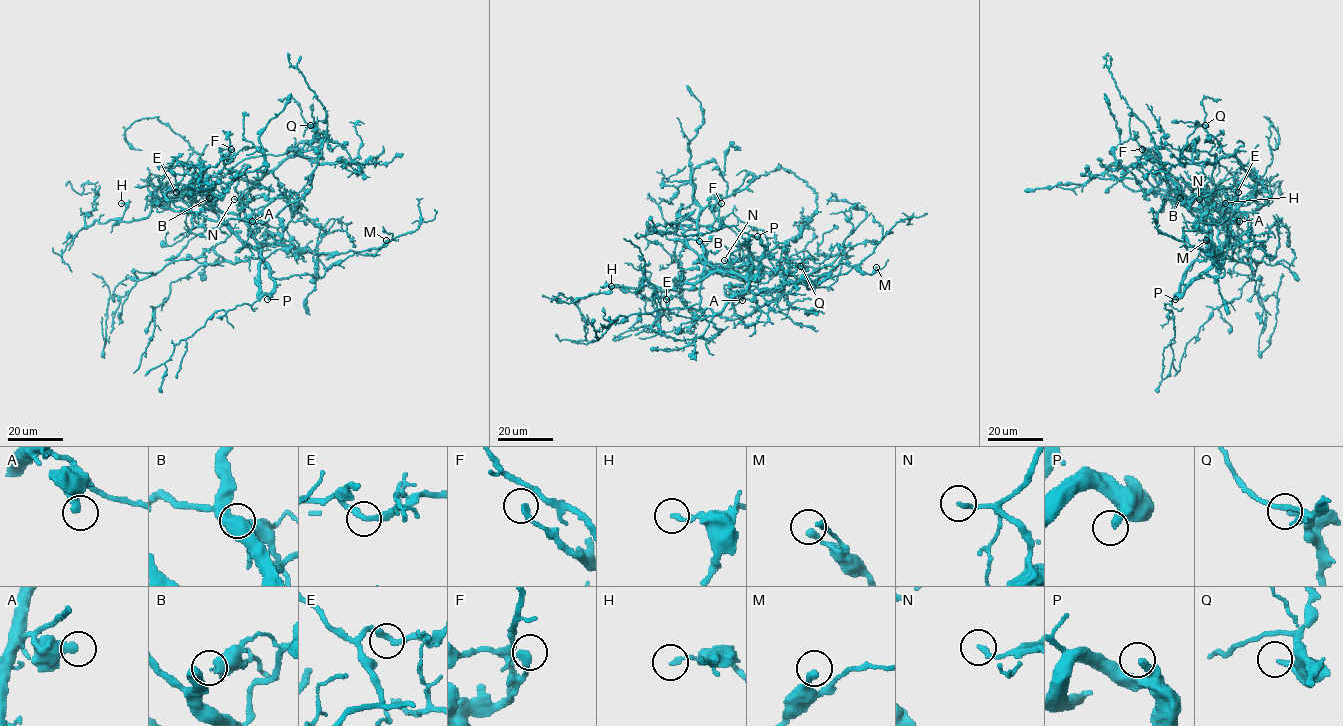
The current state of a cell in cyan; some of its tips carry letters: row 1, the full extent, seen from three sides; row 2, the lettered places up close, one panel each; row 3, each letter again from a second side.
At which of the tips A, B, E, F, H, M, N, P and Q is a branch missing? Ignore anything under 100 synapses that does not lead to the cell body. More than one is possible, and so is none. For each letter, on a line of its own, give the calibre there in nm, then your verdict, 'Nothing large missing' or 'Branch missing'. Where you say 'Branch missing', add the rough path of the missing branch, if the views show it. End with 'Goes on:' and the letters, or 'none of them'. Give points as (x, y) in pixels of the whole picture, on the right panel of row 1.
A: Thickness 420 nm. Nothing large missing
B: Thickness 360 nm. Nothing large missing
E: Thickness 240 nm. Nothing large missing
F: Thickness 240 nm. Nothing large missing
H: Thickness 190 nm. Nothing large missing
M: Thickness 280 nm. Nothing large missing
N: Thickness 190 nm. Nothing large missing
P: Thickness 320 nm. Branch missing. Course of what is missing: (1175, 299), (1142, 345), (1128, 356), (1113, 356), (1042, 423), (1064, 429), (1062, 416), (998, 404)
Q: Thickness 280 nm. Nothing large missing
Goes on: P

